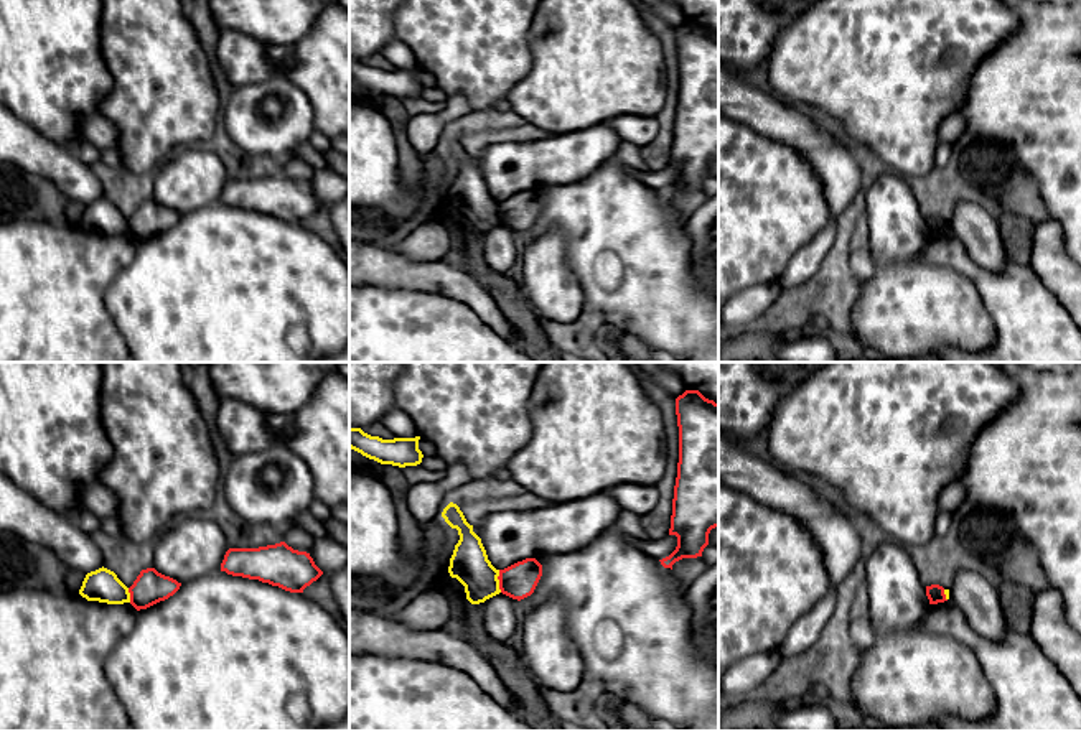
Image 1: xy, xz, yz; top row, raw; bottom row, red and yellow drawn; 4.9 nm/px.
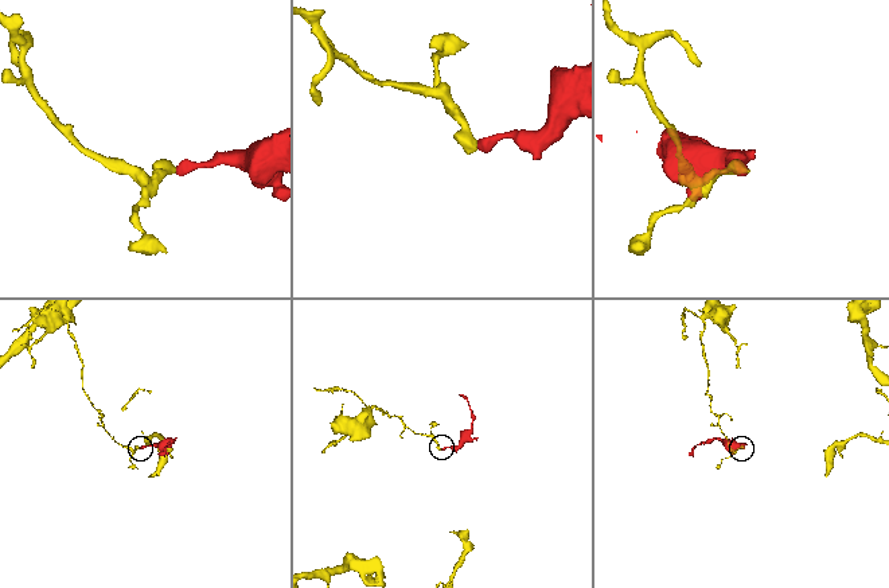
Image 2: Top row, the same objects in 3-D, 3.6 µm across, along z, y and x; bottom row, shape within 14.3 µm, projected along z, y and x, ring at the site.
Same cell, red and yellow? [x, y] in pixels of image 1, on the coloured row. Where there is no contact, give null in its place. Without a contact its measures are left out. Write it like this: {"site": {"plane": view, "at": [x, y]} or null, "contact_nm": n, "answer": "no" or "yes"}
{"site": {"plane": "xz", "at": [500, 582]}, "contact_nm": 110, "answer": "no"}

